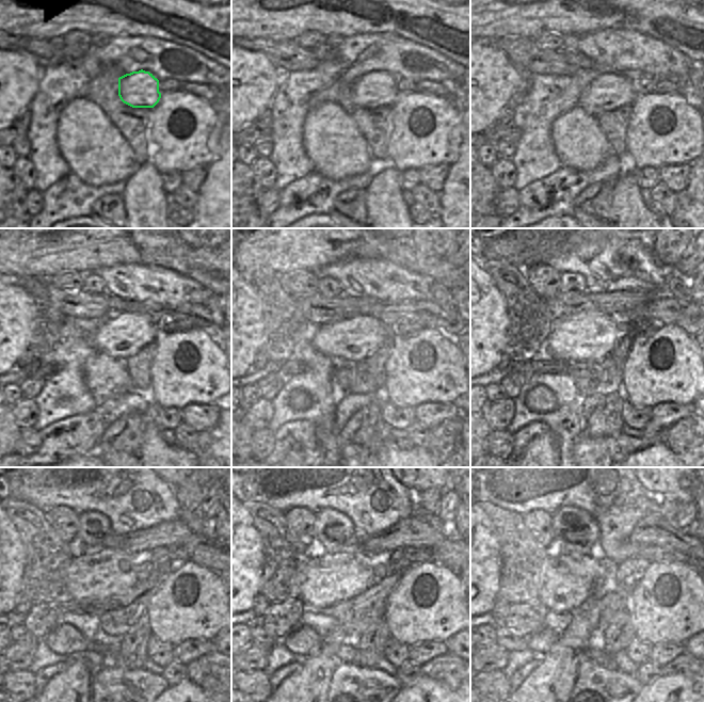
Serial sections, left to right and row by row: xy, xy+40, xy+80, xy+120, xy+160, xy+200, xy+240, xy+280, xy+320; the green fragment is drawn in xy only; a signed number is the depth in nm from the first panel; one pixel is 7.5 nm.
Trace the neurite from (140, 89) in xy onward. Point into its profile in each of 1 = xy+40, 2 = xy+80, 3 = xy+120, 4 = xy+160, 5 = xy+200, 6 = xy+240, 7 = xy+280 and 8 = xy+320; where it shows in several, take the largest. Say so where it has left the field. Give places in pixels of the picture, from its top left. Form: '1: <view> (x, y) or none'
1: xy+40 (374, 90)
2: xy+80 (608, 92)
3: xy+120 (122, 335)
4: xy+160 (353, 339)
5: xy+200 (588, 336)
6: xy+240 (91, 577)
7: xy+280 (331, 578)
8: xy+320 (565, 581)

